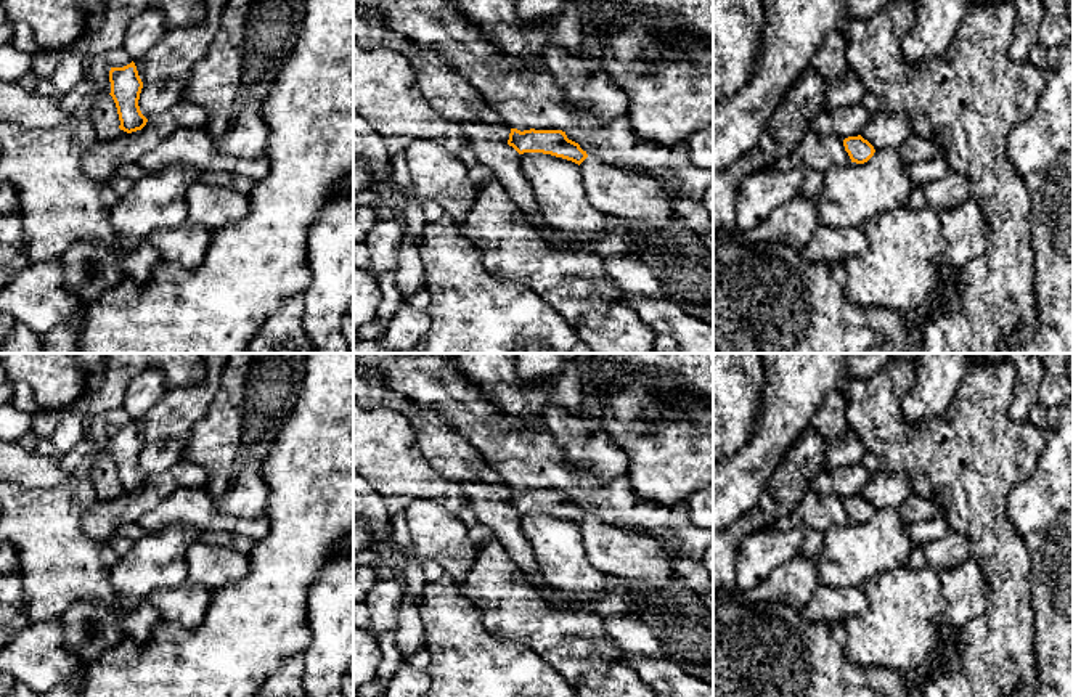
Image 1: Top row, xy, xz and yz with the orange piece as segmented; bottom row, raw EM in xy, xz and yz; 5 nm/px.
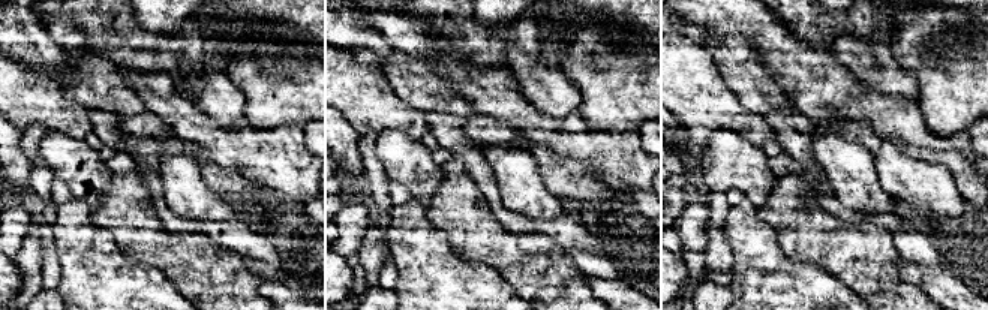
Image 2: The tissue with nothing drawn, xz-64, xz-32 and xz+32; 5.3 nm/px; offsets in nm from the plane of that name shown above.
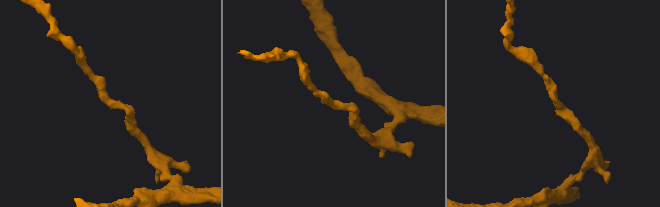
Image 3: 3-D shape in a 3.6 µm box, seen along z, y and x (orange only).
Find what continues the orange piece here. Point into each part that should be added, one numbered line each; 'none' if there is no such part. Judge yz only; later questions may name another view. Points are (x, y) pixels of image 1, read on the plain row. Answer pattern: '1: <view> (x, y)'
none

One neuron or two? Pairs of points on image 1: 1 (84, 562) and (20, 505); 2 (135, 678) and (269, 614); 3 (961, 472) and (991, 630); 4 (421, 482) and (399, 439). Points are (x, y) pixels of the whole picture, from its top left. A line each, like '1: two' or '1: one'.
1: one
2: one
3: one
4: one

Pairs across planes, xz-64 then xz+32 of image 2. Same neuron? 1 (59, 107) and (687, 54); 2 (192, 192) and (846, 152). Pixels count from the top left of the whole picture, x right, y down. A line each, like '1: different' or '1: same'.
1: same
2: same

